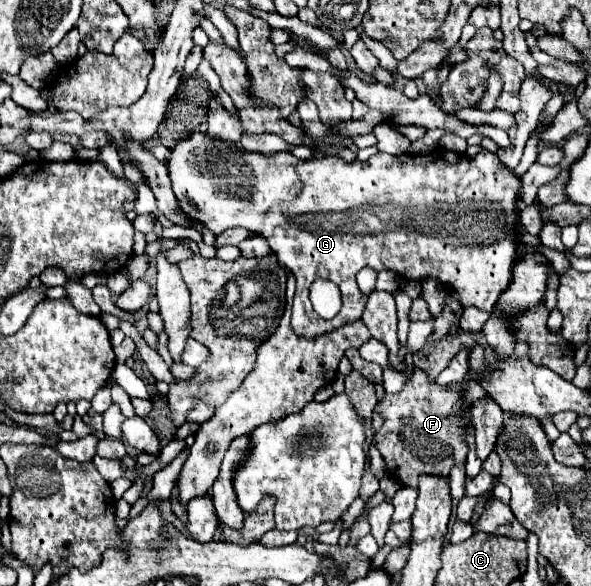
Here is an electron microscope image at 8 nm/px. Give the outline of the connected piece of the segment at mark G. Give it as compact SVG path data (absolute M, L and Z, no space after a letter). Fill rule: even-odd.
M192 133L170 149L166 167L176 201L188 219L206 225L214 235L230 227L244 227L270 243L278 261L296 277L292 327L300 337L322 335L362 317L368 299L356 285L356 273L362 267L372 267L376 271L390 269L414 281L436 277L440 283L458 291L464 307L476 305L488 313L492 313L492 307L512 279L518 251L514 235L518 225L516 197L520 181L490 151L480 151L474 159L446 149L396 157L376 153L366 163L354 161L348 165L336 155L300 161L288 151L278 155L250 153L244 151L240 143L226 143L210 139L206 133ZM318 277L330 279L340 287L342 309L334 321L322 319L312 309L308 287Z

